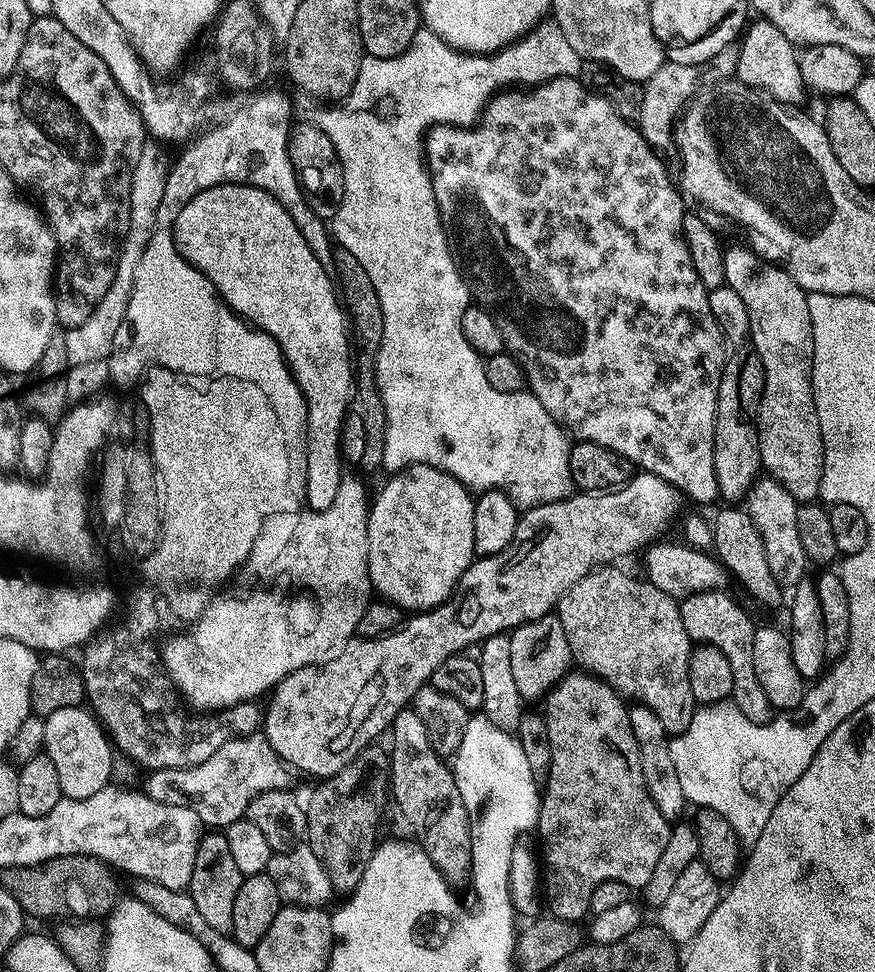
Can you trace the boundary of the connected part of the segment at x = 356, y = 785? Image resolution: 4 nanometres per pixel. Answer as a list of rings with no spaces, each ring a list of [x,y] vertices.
[[[369,746],[364,749],[364,751],[359,752],[358,755],[353,758],[349,764],[346,766],[342,766],[342,770],[338,770],[333,774],[333,776],[323,777],[319,781],[320,784],[316,789],[313,790],[312,793],[309,794],[308,800],[306,796],[306,803],[304,804],[304,813],[306,814],[306,826],[308,827],[306,833],[306,846],[310,850],[314,850],[314,854],[319,858],[322,862],[322,866],[326,870],[326,878],[330,878],[330,886],[332,887],[333,893],[340,894],[340,892],[344,892],[343,894],[351,894],[352,891],[358,886],[358,882],[362,882],[362,874],[366,874],[366,866],[370,862],[370,858],[372,857],[373,852],[376,851],[376,845],[378,843],[378,837],[376,837],[376,827],[380,824],[380,811],[384,808],[384,796],[386,800],[386,793],[390,788],[390,756],[387,751],[384,752],[380,748],[376,748],[377,746]]]

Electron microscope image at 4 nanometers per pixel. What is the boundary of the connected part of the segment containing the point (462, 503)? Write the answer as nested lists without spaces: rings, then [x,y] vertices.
[[[411,464],[409,468],[401,468],[399,472],[389,475],[388,481],[380,488],[380,493],[371,501],[368,509],[368,573],[372,579],[373,589],[383,599],[396,604],[405,610],[411,610],[413,613],[422,612],[437,608],[439,604],[444,603],[452,595],[456,588],[456,583],[462,578],[462,574],[472,564],[476,551],[474,550],[474,506],[476,501],[473,493],[458,478],[438,470],[434,466],[425,464]]]

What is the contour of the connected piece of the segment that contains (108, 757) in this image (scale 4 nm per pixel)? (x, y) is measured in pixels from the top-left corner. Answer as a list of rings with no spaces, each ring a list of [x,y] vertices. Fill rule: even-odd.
[[[87,707],[54,710],[54,714],[43,717],[43,722],[44,752],[58,769],[61,797],[81,800],[109,787],[114,746],[104,726]]]

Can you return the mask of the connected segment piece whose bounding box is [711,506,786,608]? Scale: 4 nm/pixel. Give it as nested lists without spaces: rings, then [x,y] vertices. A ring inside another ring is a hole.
[[[724,506],[715,518],[712,518],[713,551],[720,564],[731,574],[736,574],[747,592],[760,604],[768,608],[778,608],[786,602],[786,592],[766,563],[762,538],[754,526],[747,509],[738,506]]]

